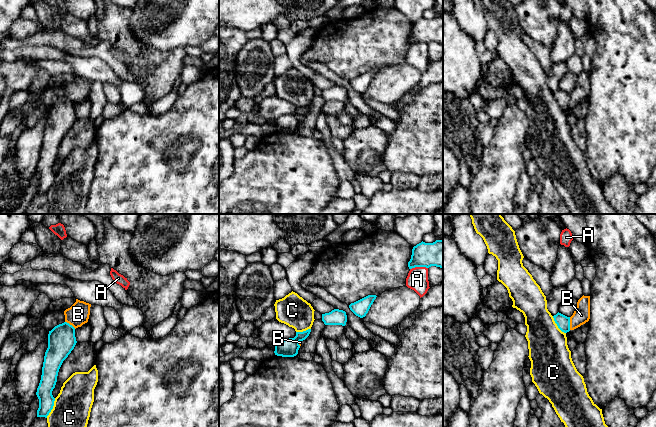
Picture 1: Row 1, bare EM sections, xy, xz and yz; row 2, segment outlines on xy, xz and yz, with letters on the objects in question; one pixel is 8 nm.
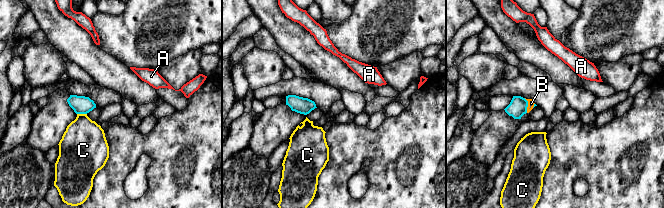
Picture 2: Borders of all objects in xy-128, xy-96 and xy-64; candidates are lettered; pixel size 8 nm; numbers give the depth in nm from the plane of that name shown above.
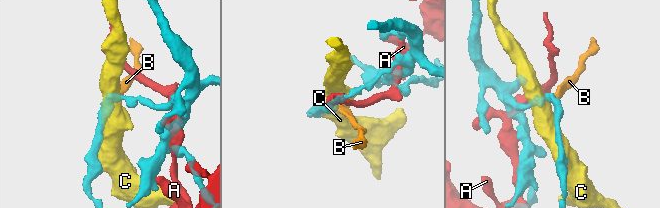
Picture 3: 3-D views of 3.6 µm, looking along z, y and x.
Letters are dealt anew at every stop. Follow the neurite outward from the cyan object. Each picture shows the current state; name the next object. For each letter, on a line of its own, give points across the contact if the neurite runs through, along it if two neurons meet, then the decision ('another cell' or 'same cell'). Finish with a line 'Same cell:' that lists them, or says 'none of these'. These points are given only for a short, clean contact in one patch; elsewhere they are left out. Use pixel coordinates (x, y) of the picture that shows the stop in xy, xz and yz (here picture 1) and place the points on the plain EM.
A: another cell
B: border along yz (569, 93), (570, 105); another cell
C: another cell
Same cell: none of these

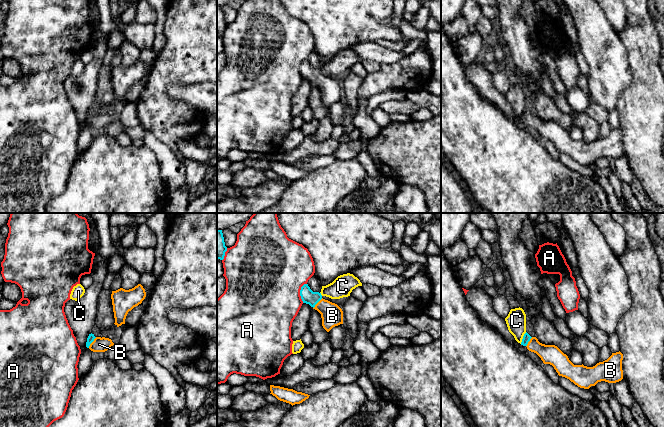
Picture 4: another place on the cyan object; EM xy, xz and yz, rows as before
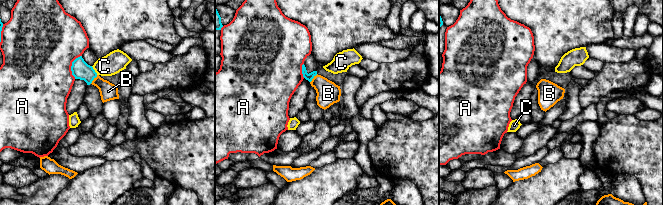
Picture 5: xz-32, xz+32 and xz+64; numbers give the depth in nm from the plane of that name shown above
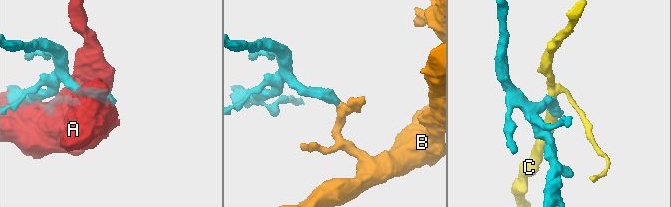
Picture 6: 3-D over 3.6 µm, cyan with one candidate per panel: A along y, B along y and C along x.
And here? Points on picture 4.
A: another cell
B: runs through xy (91, 113), (92, 117), (99, 120); same cell
C: border along yz (526, 108), (520, 119); another cell
Same cell: B

